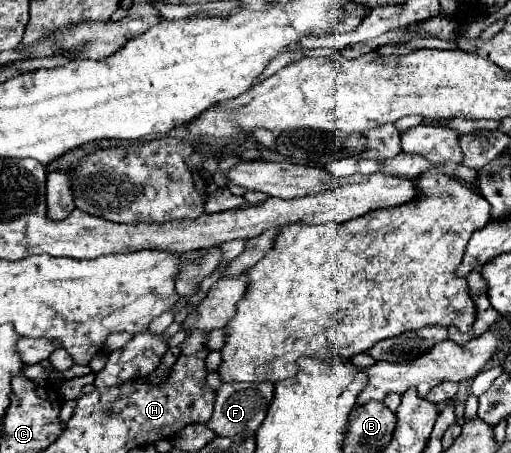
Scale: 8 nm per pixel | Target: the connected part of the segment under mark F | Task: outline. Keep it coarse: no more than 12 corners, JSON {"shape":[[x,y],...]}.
{"shape":[[221,383],[207,427],[255,433],[273,383]]}

